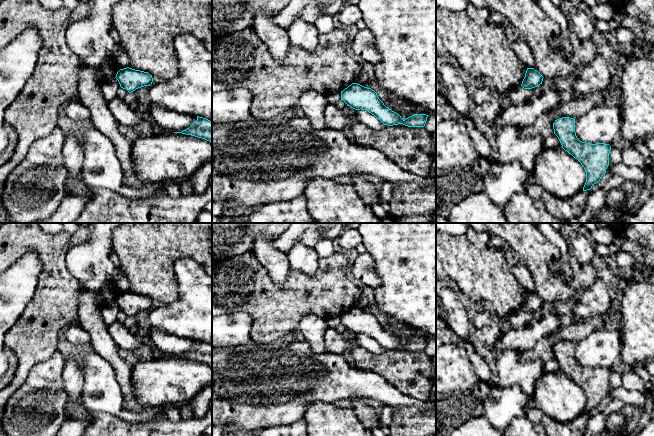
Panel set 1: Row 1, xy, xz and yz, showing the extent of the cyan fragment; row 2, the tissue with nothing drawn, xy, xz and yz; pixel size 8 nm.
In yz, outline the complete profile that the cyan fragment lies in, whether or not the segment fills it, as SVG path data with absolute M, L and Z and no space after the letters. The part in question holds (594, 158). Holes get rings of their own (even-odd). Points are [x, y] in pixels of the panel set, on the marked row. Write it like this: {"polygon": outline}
{"polygon": "M570 117L555 120L553 129L562 148L584 167L586 182L583 191L590 190L606 173L611 146L605 143L591 144L580 141L575 132L575 119Z"}

